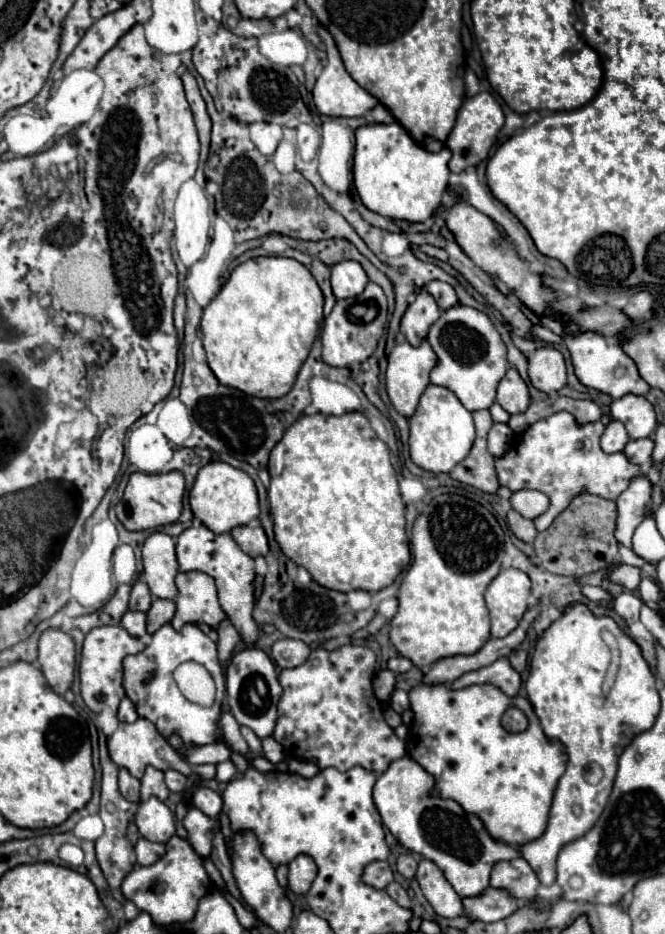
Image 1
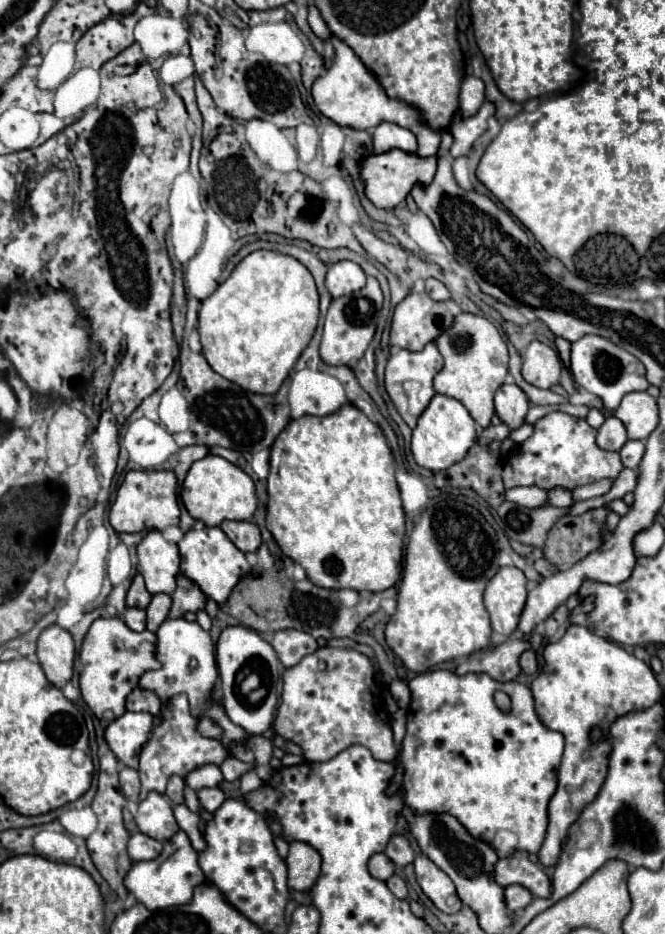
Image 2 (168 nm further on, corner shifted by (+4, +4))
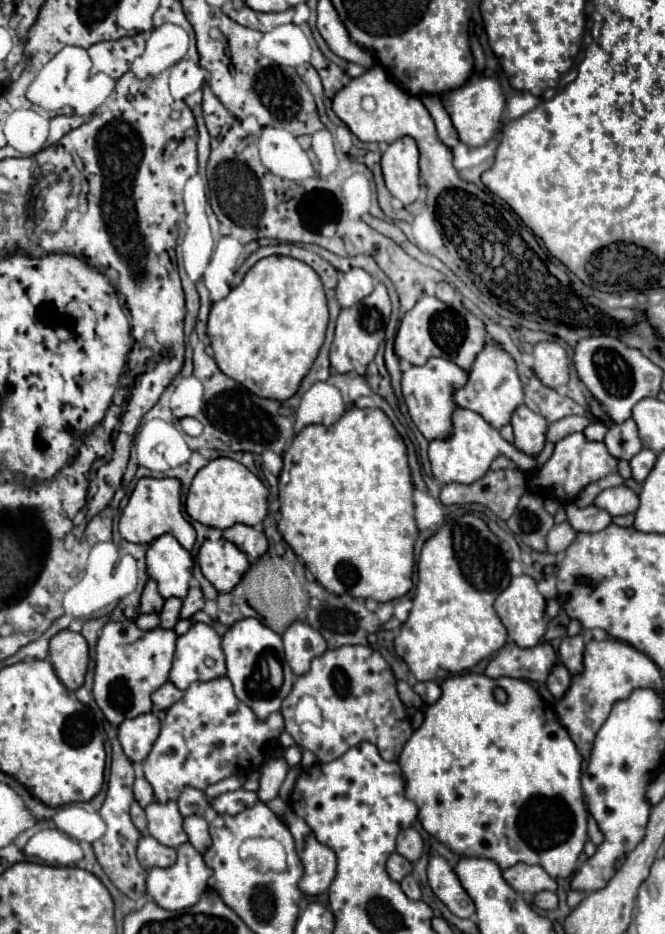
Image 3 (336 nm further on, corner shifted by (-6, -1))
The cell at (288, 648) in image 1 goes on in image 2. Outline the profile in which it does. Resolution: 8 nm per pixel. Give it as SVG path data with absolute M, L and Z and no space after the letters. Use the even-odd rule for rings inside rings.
M297 629L277 631L271 645L275 647L275 651L285 667L297 665L305 655L311 655L319 649L315 637L309 637L309 633L301 633Z

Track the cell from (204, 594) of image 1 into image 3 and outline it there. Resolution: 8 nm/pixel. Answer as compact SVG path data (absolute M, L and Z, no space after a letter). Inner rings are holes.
M189 588L187 598L183 600L183 608L181 608L181 618L191 618L195 612L199 612L203 608L205 600L203 600L203 592L199 588Z

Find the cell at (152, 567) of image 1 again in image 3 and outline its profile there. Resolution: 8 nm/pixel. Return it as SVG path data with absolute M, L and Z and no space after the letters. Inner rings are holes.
M159 536L147 550L147 574L157 582L163 598L185 598L193 574L191 554L171 536Z

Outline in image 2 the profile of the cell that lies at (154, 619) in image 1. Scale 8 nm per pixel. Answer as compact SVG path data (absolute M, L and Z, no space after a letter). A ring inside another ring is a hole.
M165 593L153 595L153 599L147 607L147 629L155 633L159 629L159 625L167 619L169 609L171 609L171 597L169 595L165 595Z

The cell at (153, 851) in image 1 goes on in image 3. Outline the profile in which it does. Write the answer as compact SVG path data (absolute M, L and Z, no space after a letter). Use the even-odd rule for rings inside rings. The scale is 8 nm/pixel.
M143 836L137 846L137 858L143 868L153 868L153 866L167 868L167 866L175 864L177 852L175 852L175 848L159 844L153 836Z

